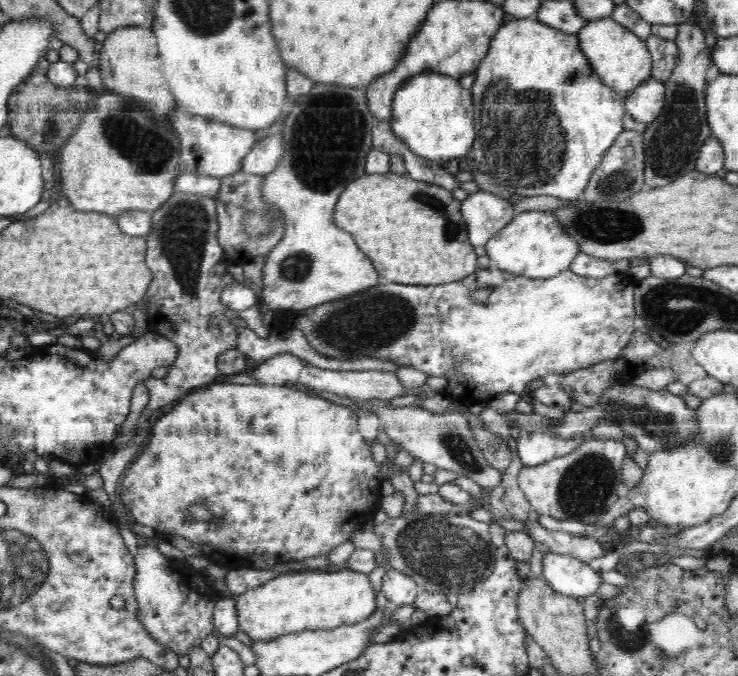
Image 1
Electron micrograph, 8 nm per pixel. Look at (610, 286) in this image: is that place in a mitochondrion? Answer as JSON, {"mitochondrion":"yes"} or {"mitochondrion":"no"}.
{"mitochondrion":"no"}

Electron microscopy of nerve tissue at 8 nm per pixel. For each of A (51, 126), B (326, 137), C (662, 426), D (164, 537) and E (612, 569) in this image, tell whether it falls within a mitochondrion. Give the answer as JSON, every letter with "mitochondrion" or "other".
{"A":"mitochondrion","B":"mitochondrion","C":"mitochondrion","D":"other","E":"other"}

